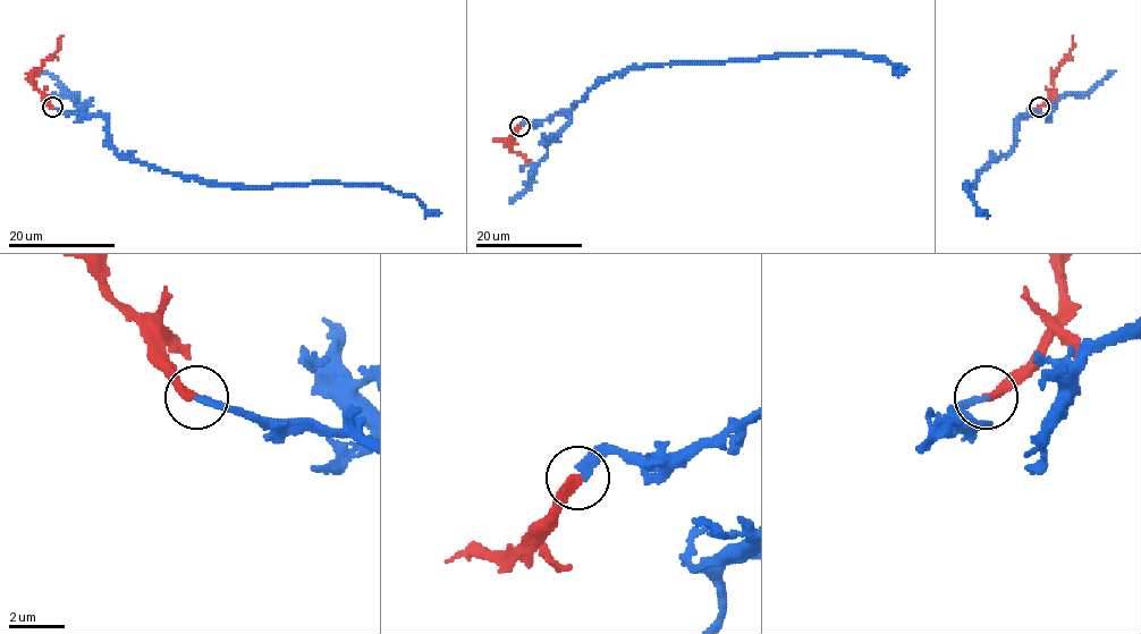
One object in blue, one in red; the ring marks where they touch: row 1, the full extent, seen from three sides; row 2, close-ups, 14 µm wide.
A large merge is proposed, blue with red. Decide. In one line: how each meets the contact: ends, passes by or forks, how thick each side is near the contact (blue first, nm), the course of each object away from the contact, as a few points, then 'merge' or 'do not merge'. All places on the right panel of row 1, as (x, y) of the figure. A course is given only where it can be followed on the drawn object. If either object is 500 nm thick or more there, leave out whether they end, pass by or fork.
blue ends; red ends; calibres 280 and 320 nm; course blue (1038, 108), (1019, 123), (1015, 144), (977, 176), (973, 186), (964, 184), (982, 213); course red (1038, 108), (1053, 90), (1053, 74), (1072, 50), (1073, 35); merge

